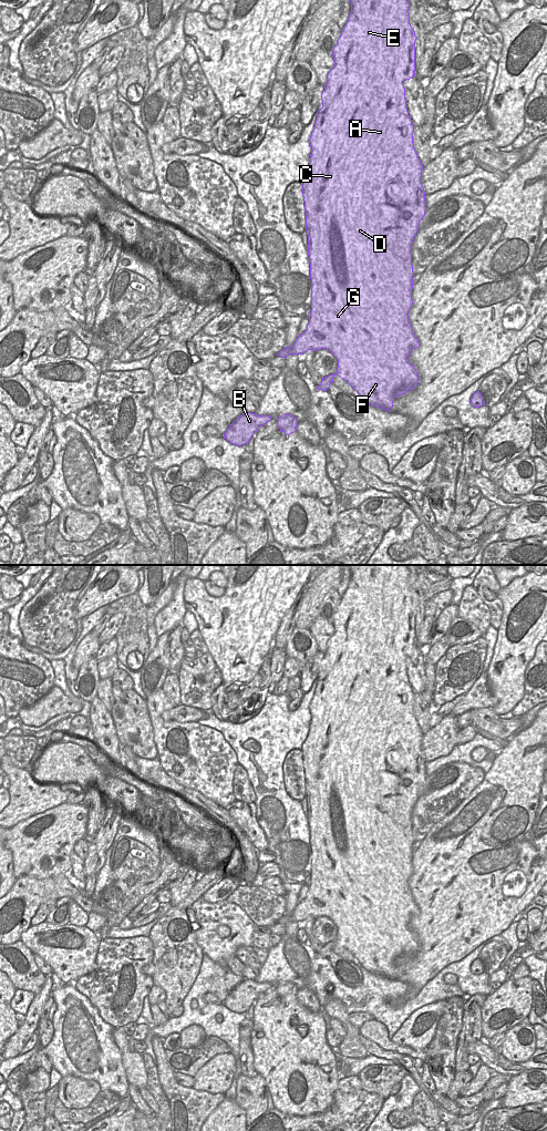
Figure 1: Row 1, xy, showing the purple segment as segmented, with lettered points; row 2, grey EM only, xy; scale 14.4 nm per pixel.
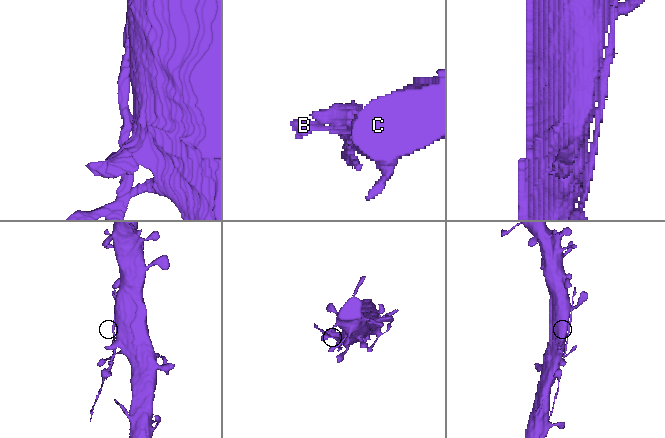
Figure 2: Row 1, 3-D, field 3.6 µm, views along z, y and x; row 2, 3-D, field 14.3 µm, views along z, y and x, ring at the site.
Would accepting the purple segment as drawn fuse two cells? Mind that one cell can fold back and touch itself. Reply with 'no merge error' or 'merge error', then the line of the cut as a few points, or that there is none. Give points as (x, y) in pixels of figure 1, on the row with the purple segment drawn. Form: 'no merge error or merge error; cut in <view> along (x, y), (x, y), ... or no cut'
merge error; cut in xy along (322, 379), (323, 390)

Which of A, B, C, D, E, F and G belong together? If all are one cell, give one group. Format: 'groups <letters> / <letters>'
groups A C D E F G / B

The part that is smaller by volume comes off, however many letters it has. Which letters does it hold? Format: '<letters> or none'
B

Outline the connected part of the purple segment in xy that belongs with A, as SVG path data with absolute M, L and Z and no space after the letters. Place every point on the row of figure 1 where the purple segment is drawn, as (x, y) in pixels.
M407 0L349 1L351 12L332 50L334 65L327 75L324 90L321 94L322 107L317 111L317 120L309 140L311 148L309 166L301 179L311 279L309 323L306 331L298 336L293 345L285 347L277 356L286 359L290 354L303 354L308 350L316 352L320 349L327 349L337 358L338 367L333 374L322 378L323 391L329 389L330 384L333 383L334 376L338 374L357 391L361 400L391 412L394 398L413 390L420 381L415 367L410 362L410 353L420 347L420 342L412 330L409 312L413 305L412 243L420 228L420 222L425 216L426 195L422 185L423 165L413 144L414 125L407 112L404 88L404 82L415 76L415 41L417 37L414 28L410 24L410 3Z

